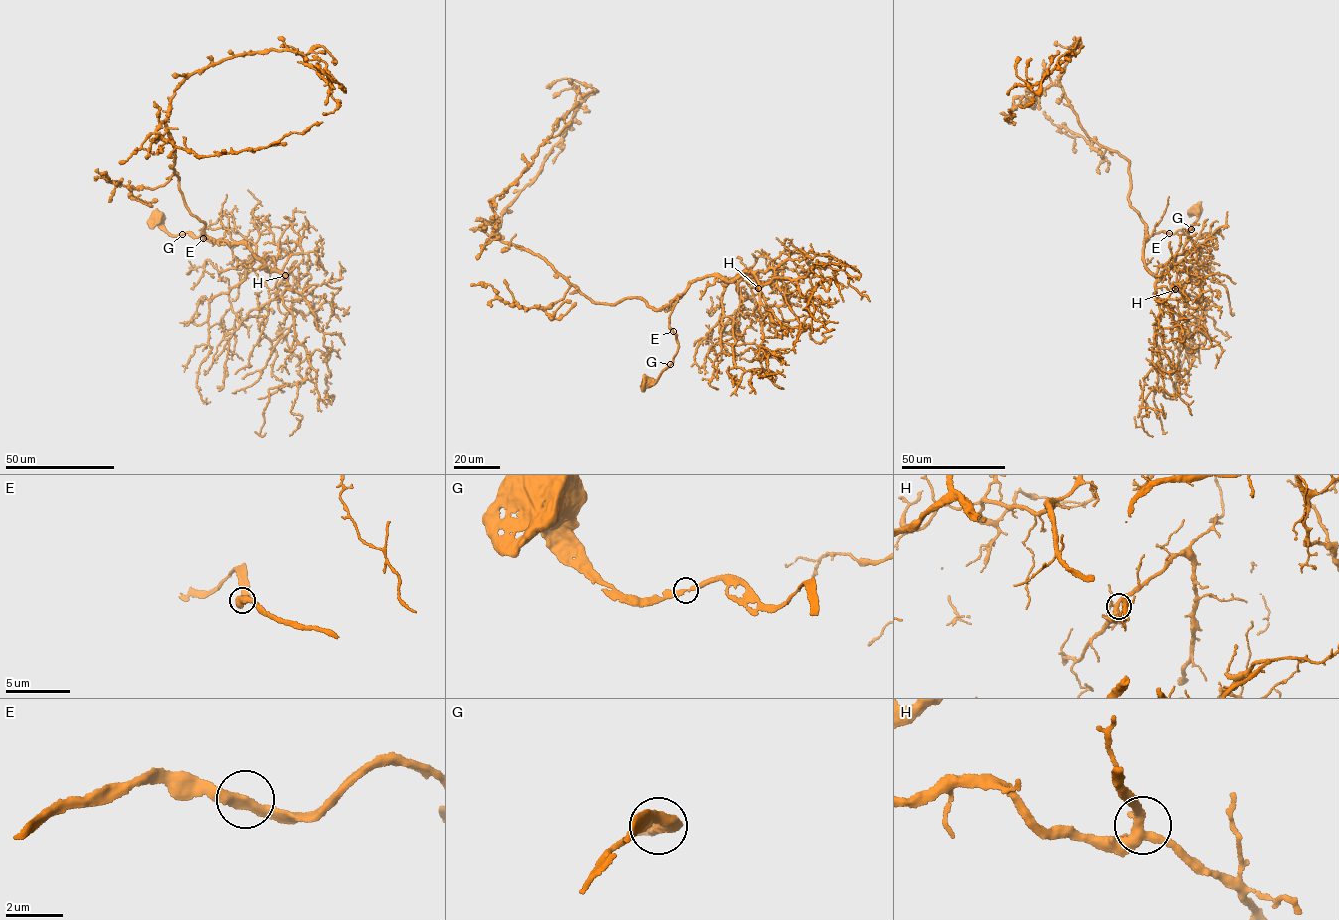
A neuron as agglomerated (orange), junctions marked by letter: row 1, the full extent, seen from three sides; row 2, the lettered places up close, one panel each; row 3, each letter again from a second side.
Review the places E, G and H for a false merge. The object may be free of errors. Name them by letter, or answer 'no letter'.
no letter

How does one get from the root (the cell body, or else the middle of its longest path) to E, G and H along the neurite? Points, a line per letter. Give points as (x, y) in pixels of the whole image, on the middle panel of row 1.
E: (647, 383), (655, 380), (672, 362), (678, 344), (673, 331)
G: (647, 383), (655, 380), (670, 364)
H: (647, 383), (669, 367), (677, 351), (669, 315), (690, 284), (713, 275), (731, 280), (747, 271), (758, 288)

